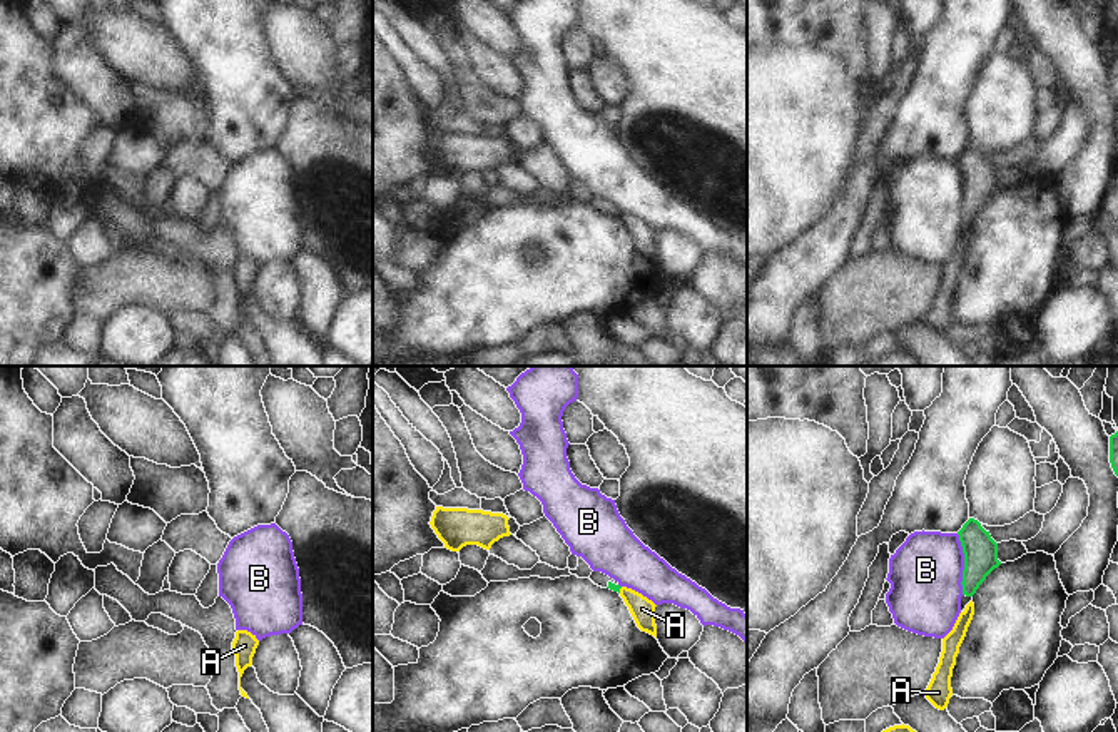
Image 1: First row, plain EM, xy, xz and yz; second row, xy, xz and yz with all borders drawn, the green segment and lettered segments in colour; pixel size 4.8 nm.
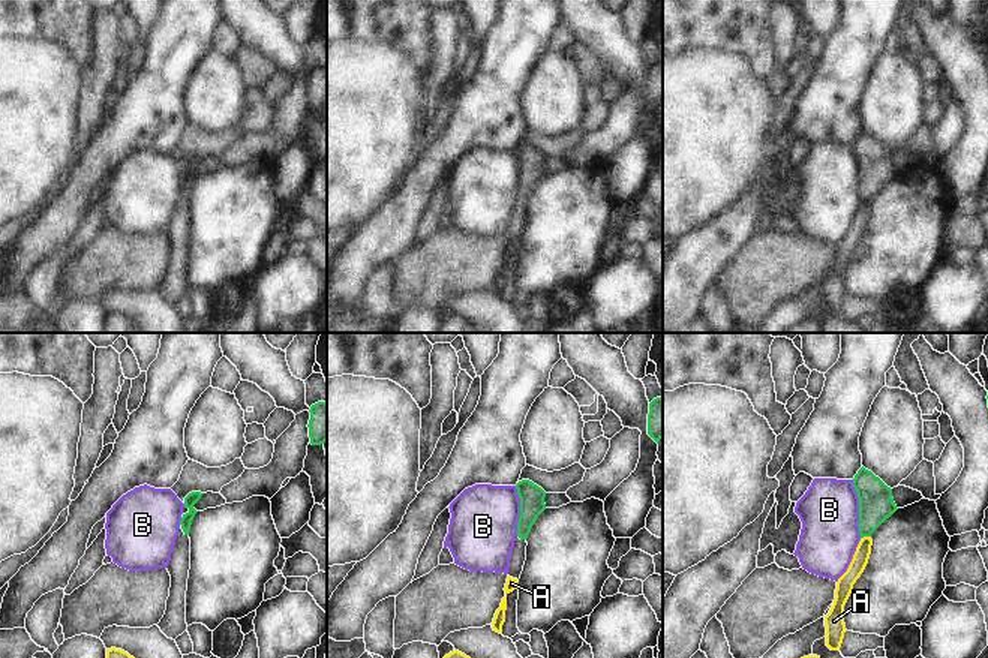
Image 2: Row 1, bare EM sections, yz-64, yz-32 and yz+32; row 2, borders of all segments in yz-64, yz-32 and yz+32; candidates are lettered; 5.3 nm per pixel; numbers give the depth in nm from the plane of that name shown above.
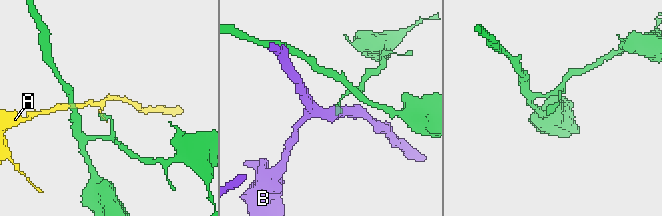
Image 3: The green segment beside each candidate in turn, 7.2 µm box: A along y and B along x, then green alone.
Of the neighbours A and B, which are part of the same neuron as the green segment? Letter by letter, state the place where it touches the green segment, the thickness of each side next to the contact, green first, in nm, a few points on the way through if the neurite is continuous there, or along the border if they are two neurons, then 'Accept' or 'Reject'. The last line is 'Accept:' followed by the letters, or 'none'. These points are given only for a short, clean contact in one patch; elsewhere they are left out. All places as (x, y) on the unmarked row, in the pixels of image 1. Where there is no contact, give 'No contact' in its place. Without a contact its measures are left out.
A: Touches green at xz (619, 216). Thickness 40 nm (green) against 120 nm. Boundary: xz (622, 213), (619, 218). Reject
B: Touches green at yz (965, 189). Thickness 160 nm (green) against 360 nm. Reject
Accept: none

